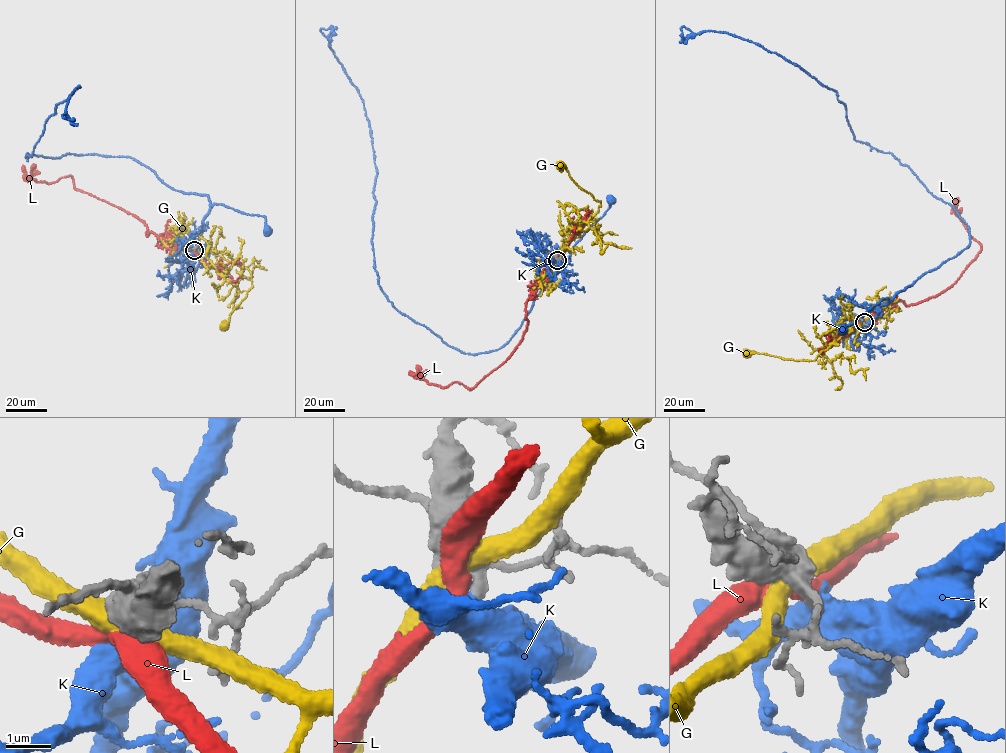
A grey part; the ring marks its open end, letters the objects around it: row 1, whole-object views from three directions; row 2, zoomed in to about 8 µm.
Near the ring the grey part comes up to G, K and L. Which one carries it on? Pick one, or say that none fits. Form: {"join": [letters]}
{"join": ["K"]}

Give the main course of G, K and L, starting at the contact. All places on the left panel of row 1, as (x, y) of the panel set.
G: (194, 250), (204, 253), (210, 251), (249, 271), (252, 286), (224, 327)
K: (194, 250), (203, 222), (215, 203), (264, 217), (267, 230)
L: (194, 250), (152, 232), (147, 236), (143, 221), (76, 189), (71, 176), (37, 181), (22, 166)

